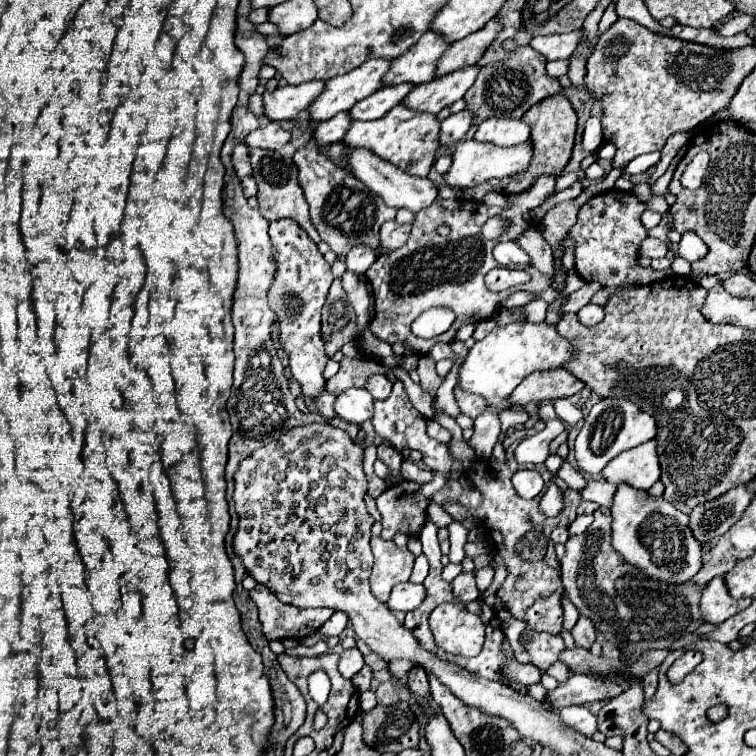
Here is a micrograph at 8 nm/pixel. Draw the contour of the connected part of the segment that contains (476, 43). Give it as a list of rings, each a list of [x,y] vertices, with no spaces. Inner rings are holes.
[[[494,18],[484,28],[480,28],[478,32],[462,38],[458,42],[452,42],[448,46],[446,54],[438,62],[438,74],[436,76],[444,76],[444,74],[460,70],[464,66],[476,64],[482,58],[482,54],[488,50],[488,46],[498,38],[498,32],[502,32],[502,20]]]

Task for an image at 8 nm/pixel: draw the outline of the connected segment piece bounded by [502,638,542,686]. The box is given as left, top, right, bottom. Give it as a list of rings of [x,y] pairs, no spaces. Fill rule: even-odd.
[[[504,638],[504,642],[502,642],[502,650],[506,652],[506,658],[508,658],[508,664],[504,666],[504,670],[502,670],[502,674],[504,674],[504,678],[510,682],[510,684],[534,684],[534,682],[540,682],[540,676],[542,676],[542,672],[534,666],[534,664],[520,664],[518,660],[516,660],[516,656],[514,656],[514,650],[512,650],[512,646],[510,646],[510,642],[508,642],[508,638]]]

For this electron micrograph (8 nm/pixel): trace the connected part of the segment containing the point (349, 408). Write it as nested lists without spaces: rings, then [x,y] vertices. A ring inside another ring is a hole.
[[[350,388],[336,398],[334,410],[344,420],[362,424],[374,414],[374,398],[364,388]]]

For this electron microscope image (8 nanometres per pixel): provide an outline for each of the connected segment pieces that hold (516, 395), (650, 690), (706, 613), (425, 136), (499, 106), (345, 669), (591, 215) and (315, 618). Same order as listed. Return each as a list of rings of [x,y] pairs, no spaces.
[[[554,370],[554,374],[530,374],[520,386],[510,394],[510,404],[526,406],[530,402],[546,402],[556,398],[568,398],[580,392],[584,384],[574,378],[568,370]]]
[[[659,666],[652,669],[648,674],[646,675],[645,679],[642,682],[643,688],[644,688],[644,703],[643,703],[643,709],[645,704],[651,699],[651,697],[654,695],[654,693],[657,690],[658,686],[658,670]]]
[[[716,576],[706,584],[706,588],[702,592],[702,616],[710,624],[720,624],[726,618],[730,618],[730,616],[738,614],[740,610],[748,608],[750,602],[752,602],[752,598],[734,600],[728,594],[724,576]]]
[[[398,104],[386,116],[382,116],[378,120],[372,120],[372,122],[356,120],[356,122],[352,122],[352,126],[346,132],[346,136],[342,138],[342,142],[352,146],[352,148],[368,148],[374,154],[378,154],[380,158],[398,166],[400,170],[404,170],[412,176],[426,178],[432,164],[434,164],[436,152],[440,148],[438,132],[440,132],[440,120],[434,114],[416,112],[416,110],[406,108],[404,104]]]
[[[532,46],[514,48],[510,58],[482,66],[476,82],[464,96],[466,108],[478,114],[478,118],[474,118],[474,124],[480,124],[484,118],[490,116],[520,118],[534,102],[540,102],[542,98],[562,90],[562,86],[546,74],[544,66],[546,66],[546,58],[540,52],[536,52]]]
[[[348,648],[340,654],[338,670],[344,678],[352,678],[362,666],[364,666],[364,658],[362,658],[362,652],[358,648]]]
[[[608,190],[598,196],[592,196],[580,210],[576,224],[568,230],[566,238],[574,240],[574,258],[576,272],[586,282],[600,282],[602,286],[620,286],[620,284],[640,284],[645,286],[673,276],[671,268],[663,271],[642,268],[636,260],[636,250],[640,242],[648,236],[648,230],[642,226],[640,216],[646,210],[632,192]]]
[[[262,584],[250,590],[250,598],[258,606],[262,630],[268,640],[302,640],[310,636],[310,632],[316,632],[332,616],[330,608],[300,610],[296,606],[284,604]]]

